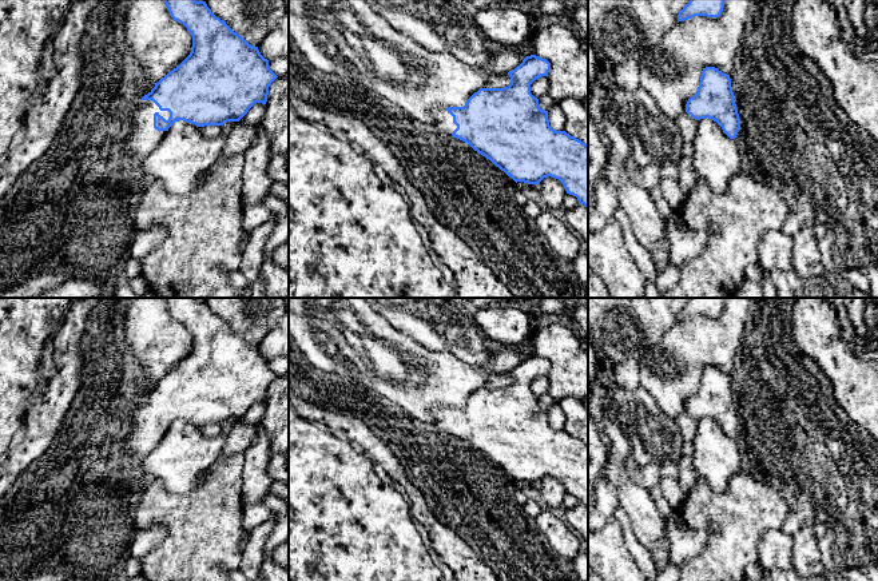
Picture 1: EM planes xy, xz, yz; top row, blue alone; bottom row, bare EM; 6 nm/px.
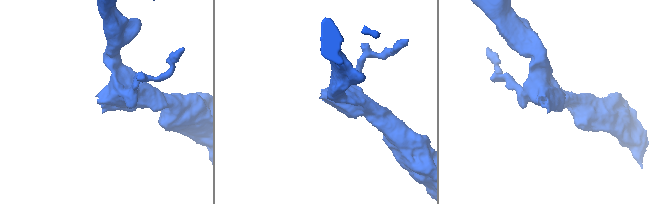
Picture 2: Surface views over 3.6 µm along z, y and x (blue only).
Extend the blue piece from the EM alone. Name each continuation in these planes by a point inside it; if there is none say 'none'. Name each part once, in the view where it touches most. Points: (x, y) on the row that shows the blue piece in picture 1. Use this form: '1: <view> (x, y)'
1: xy (143, 138)

